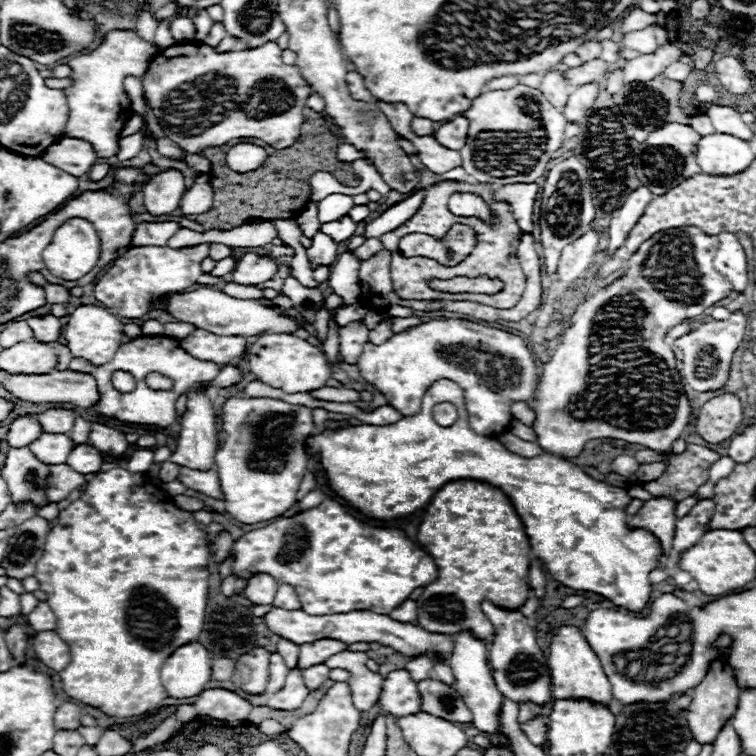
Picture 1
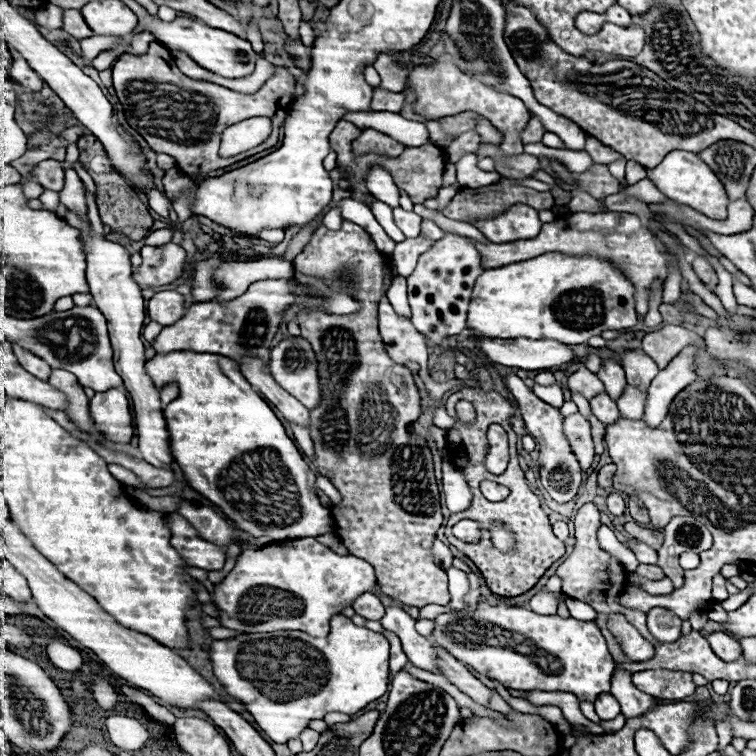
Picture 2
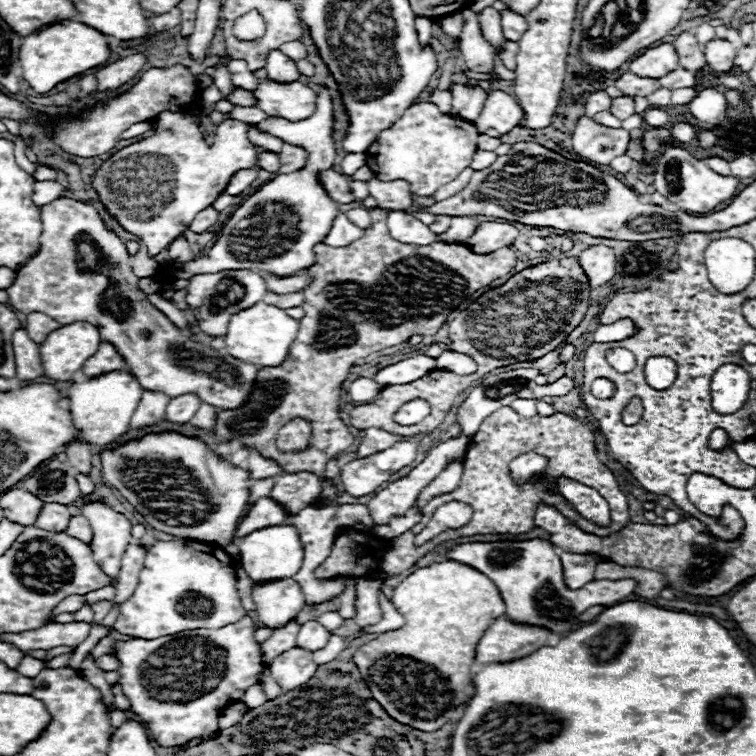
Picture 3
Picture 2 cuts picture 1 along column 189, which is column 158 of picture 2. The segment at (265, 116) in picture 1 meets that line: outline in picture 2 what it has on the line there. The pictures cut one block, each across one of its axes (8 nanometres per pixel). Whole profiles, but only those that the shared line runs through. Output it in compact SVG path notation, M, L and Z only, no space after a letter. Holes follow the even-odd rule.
M152 42L146 54L122 54L112 66L114 88L126 112L128 124L142 134L142 138L154 152L174 156L178 168L186 174L208 174L210 170L226 168L256 152L272 148L278 142L278 128L282 126L288 114L286 106L292 104L296 92L296 78L284 66L276 66L274 76L270 76L258 92L240 94L212 82L192 80L184 76L174 64L172 56L168 54L168 58L162 58L162 52L166 52L164 46ZM252 116L268 116L272 120L272 134L266 144L260 144L254 150L234 158L218 156L222 132L228 126Z

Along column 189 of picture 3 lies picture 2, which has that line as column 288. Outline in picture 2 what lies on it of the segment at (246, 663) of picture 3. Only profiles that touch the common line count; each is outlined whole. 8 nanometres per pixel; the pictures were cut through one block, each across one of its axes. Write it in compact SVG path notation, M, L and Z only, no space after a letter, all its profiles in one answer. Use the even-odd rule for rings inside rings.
M344 614L334 616L330 622L330 634L326 640L316 640L304 632L272 632L264 636L236 636L230 640L214 640L210 658L214 674L226 688L228 696L246 704L258 726L276 744L286 744L298 738L308 728L310 720L322 720L328 712L356 714L370 702L378 700L388 688L388 658L390 642L368 628L356 626Z

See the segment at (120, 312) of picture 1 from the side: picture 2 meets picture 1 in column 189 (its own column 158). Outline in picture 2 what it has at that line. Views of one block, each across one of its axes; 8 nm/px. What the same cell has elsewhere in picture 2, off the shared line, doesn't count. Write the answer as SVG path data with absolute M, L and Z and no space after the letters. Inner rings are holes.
M174 242L164 246L144 246L142 248L142 264L136 272L134 282L144 288L156 288L164 284L172 284L184 272L186 250Z

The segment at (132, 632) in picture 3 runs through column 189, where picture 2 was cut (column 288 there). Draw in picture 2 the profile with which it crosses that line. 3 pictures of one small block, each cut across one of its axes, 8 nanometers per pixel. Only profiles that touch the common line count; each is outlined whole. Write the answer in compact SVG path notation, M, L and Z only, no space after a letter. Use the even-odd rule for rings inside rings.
M296 538L270 544L258 550L244 550L230 574L216 584L214 604L220 610L220 622L224 628L238 632L276 632L276 630L302 630L314 638L324 638L330 632L330 618L342 614L344 608L366 592L376 588L374 568L356 556L338 556L316 538Z

